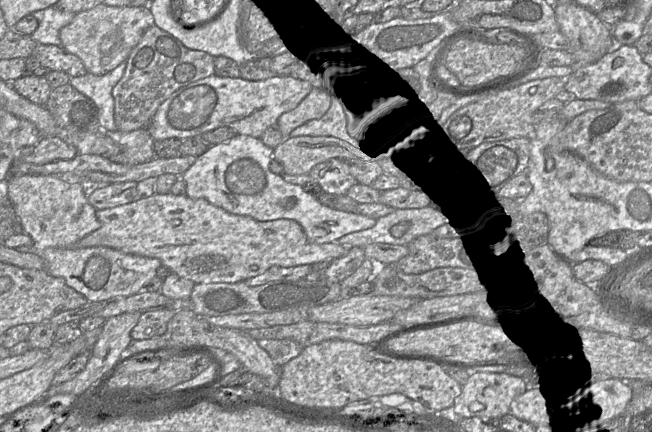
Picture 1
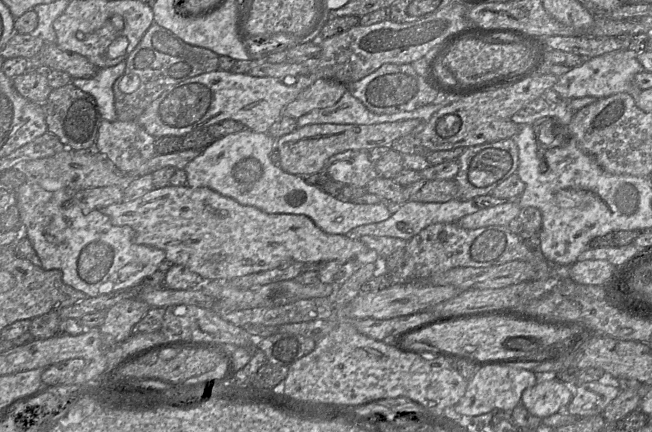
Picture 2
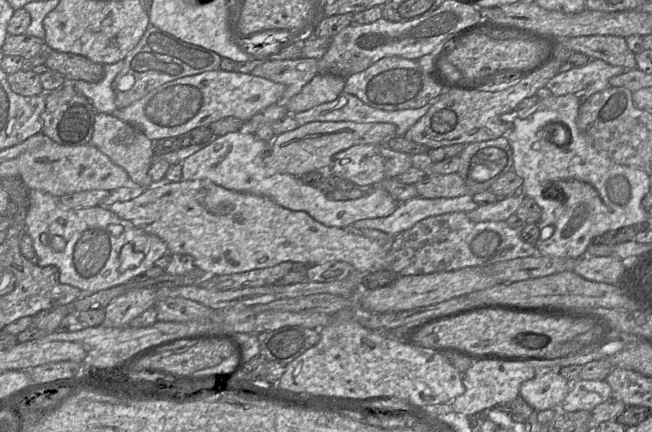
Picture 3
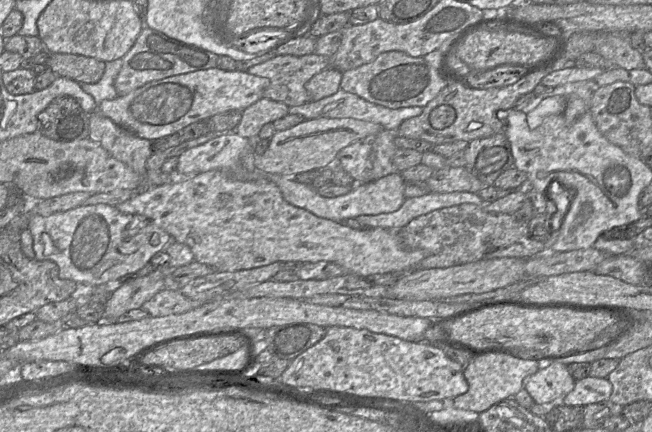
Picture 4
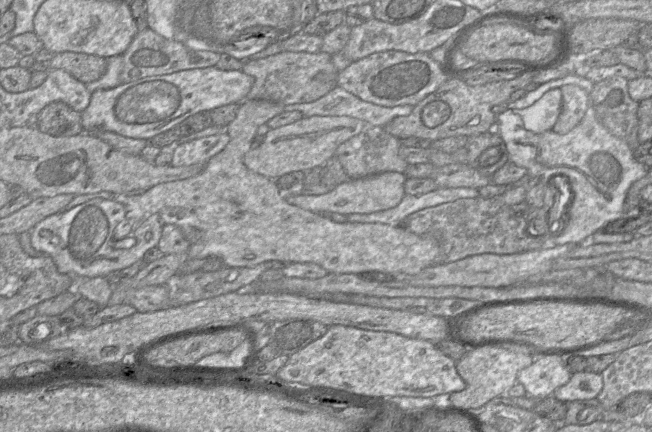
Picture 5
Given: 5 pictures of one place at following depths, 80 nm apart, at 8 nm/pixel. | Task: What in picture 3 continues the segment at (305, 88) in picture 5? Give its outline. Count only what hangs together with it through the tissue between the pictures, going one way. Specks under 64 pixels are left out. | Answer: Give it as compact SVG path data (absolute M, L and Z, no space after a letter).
M301 57L268 61L256 66L250 74L283 84L285 92L276 104L286 107L289 101L318 74L318 60Z

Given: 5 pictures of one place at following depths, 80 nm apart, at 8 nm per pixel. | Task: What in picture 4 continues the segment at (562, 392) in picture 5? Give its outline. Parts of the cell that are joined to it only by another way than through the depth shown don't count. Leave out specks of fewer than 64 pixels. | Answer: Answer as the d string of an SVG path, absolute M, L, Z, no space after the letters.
M586 376L582 379L575 380L573 390L568 393L559 402L550 402L554 404L564 404L568 406L586 406L588 404L608 401L612 393L612 385L607 378L597 378Z

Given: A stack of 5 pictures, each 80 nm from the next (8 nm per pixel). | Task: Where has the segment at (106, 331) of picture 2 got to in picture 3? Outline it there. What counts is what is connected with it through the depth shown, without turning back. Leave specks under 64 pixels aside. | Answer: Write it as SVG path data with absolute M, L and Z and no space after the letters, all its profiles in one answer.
M135 288L118 296L105 308L105 318L102 326L107 328L122 328L129 322L154 306L156 291L152 288Z

